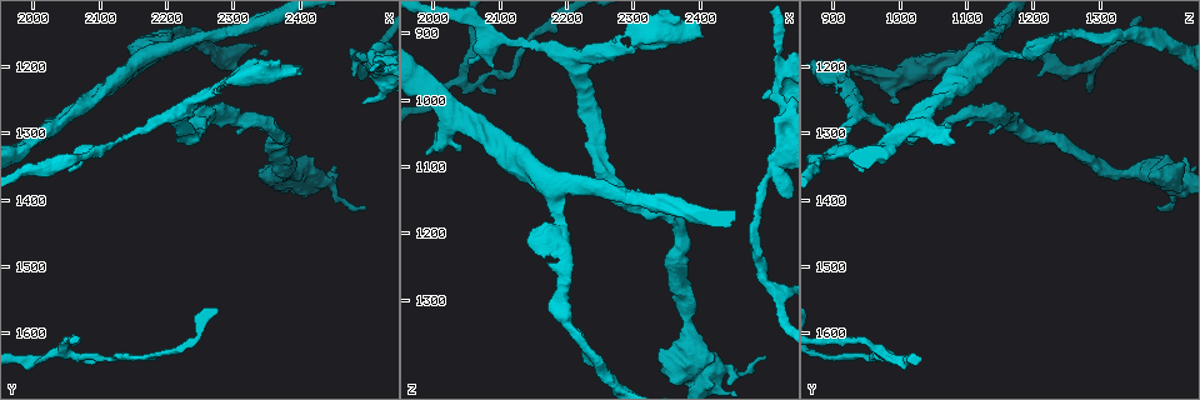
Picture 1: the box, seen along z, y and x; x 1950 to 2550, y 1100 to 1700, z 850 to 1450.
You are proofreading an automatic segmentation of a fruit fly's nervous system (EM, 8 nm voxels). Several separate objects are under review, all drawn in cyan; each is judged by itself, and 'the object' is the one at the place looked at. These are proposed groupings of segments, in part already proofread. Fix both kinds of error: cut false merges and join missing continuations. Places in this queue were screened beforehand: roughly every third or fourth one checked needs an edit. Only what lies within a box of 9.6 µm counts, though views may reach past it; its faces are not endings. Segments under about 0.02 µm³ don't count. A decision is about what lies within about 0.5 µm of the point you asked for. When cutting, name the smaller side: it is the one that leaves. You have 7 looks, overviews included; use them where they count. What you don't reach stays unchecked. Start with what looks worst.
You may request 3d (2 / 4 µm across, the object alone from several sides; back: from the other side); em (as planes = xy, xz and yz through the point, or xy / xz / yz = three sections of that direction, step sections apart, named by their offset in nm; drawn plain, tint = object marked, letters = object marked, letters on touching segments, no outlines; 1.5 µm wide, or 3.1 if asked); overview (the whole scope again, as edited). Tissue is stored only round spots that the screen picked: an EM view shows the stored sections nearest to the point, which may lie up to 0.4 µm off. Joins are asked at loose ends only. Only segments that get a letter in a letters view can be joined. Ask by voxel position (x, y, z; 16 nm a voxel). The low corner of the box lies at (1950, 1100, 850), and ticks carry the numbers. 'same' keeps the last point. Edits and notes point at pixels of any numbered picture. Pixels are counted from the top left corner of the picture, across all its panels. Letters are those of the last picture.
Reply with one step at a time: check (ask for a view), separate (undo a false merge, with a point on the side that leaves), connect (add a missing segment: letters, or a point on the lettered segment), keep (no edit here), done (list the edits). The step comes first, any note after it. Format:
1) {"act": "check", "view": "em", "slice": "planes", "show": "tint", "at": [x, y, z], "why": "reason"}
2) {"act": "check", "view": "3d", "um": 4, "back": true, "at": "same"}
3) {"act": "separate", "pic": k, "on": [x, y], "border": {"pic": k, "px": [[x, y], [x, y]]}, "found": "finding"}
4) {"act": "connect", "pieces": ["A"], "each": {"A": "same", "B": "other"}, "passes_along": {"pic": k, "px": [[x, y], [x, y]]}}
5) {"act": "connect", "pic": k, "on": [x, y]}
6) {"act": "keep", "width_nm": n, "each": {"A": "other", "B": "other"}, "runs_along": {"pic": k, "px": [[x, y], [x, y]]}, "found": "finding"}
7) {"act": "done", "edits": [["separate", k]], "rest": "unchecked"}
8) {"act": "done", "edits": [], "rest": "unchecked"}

{"act": "check", "view": "3d", "um": 2, "at": [2215, 1280, 955], "why": "thick turns thin"}

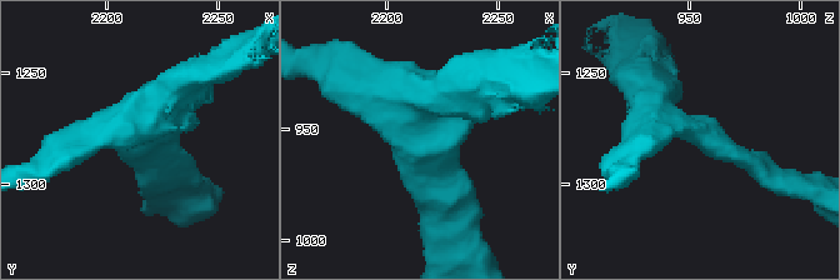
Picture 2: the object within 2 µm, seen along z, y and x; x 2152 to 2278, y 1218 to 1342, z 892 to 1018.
{"act": "check", "view": "em", "slice": "xz", "step": 8, "show": "tint", "at": [2215, 1276, 951], "arms": 3, "arm_widths_nm": [180, 190, 240], "why": "shape alone is not enough"}

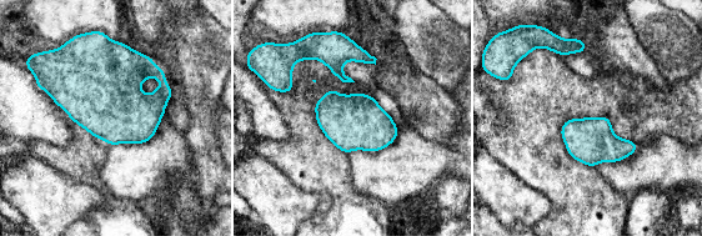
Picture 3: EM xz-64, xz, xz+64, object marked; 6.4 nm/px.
{"act": "check", "view": "em", "slice": "planes", "show": "letters", "at": "same"}

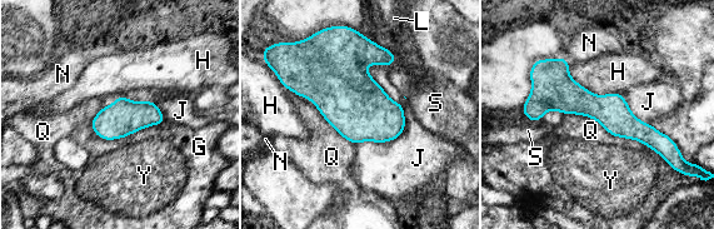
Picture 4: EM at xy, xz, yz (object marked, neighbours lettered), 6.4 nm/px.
{"act": "keep", "each": {"G": "other", "H": "other", "J": "other", "L": "other", "N": "other", "Q": "other", "S": "other", "Y": "other"}, "border": {"pic": 4, "px": [[293, 91], [306, 98], [351, 144]]}, "found": "continuous, no second cell"}

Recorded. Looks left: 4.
{"act": "check", "view": "em", "slice": "planes", "show": "letters", "at": [2515, 1215, 1000], "why": "abrupt turn"}

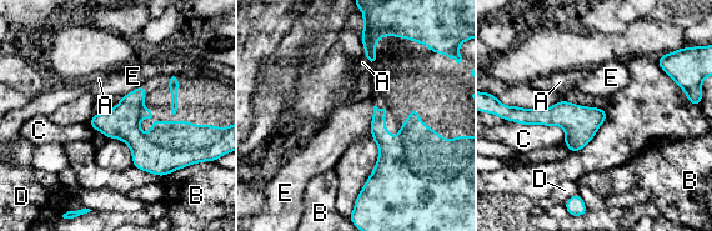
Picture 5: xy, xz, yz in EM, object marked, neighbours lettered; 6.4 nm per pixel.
{"act": "keep", "longest_contact_nm": ["B", 380], "each": {"A": "other", "B": "other", "C": "other", "D": "other", "E": "other"}, "border": {"pic": 5, "px": [[510, 120], [558, 125], [566, 136]]}, "found": "continuous, no second cell"}

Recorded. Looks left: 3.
{"act": "check", "view": "3d", "um": 4, "back": true, "at": [2340, 1360, 1375], "why": "stops while still wide"}

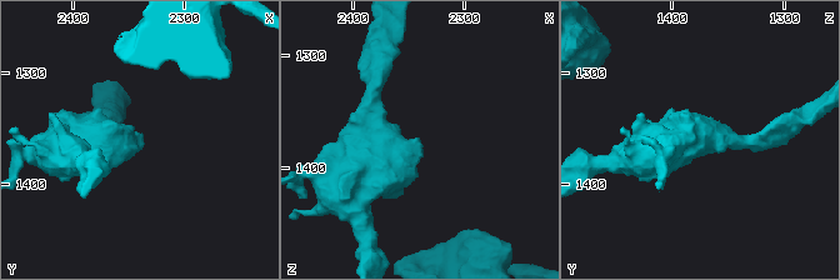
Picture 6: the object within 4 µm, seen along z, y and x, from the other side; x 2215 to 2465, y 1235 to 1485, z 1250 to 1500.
{"act": "check", "view": "em", "slice": "planes", "show": "tint", "at": [2340, 1358, 1378], "why": "now the EM"}

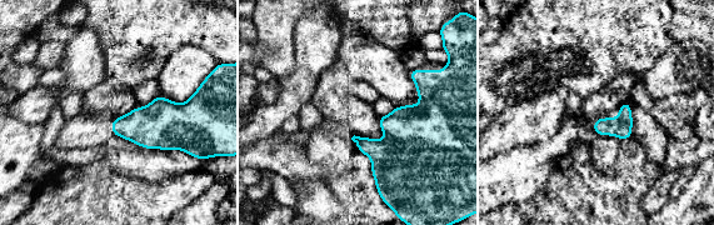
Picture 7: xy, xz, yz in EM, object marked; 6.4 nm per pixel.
{"act": "check", "view": "em", "slice": "planes", "show": "letters", "at": "same"}

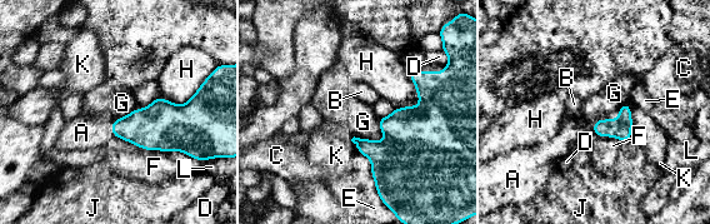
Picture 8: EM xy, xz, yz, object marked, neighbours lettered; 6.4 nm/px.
{"act": "keep", "each": {"A": "other", "B": "other", "C": "other", "D": "other", "E": "other", "F": "other", "G": "other", "H": "other", "J": "other", "K": "other", "L": "other"}, "found": "no lettered segment goes on from it"}

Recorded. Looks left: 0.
{"act": "done", "edits": [], "rest": "unchecked"}

